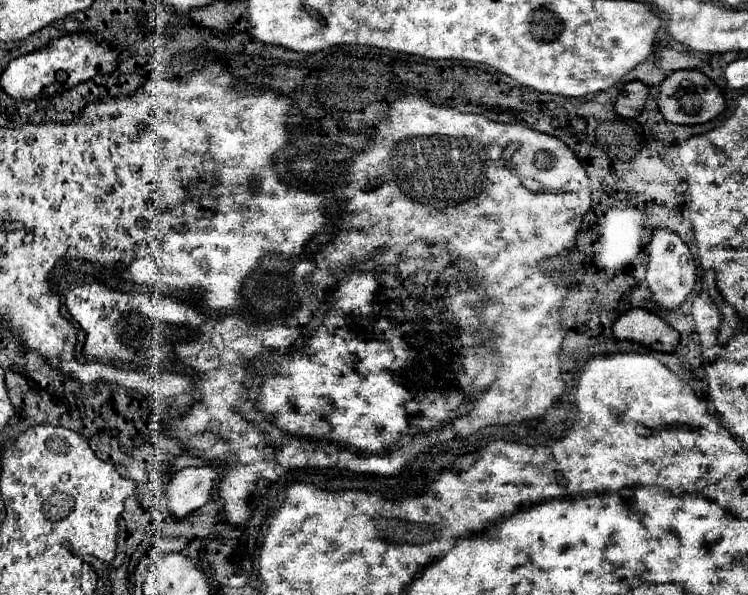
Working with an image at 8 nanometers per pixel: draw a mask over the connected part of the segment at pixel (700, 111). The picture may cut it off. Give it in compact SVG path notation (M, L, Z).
M678 70L660 84L658 108L662 116L672 124L704 124L718 116L724 106L726 104L720 88L698 70Z

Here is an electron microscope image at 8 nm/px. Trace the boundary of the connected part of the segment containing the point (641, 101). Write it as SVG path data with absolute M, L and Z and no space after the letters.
M634 80L634 82L628 82L622 92L618 94L618 100L614 104L614 112L618 116L624 116L624 118L636 118L644 104L646 104L646 96L648 96L648 86Z

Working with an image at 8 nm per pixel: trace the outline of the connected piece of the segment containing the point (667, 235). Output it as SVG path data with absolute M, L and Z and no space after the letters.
M654 230L648 250L650 250L650 262L648 262L646 280L648 280L652 300L664 310L676 310L694 288L696 262L692 258L688 246L682 242L682 238L668 230Z

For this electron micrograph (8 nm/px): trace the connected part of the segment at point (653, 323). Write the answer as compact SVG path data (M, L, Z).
M630 310L620 316L614 324L616 340L632 340L640 346L646 346L656 352L674 352L678 346L680 334L648 310Z

